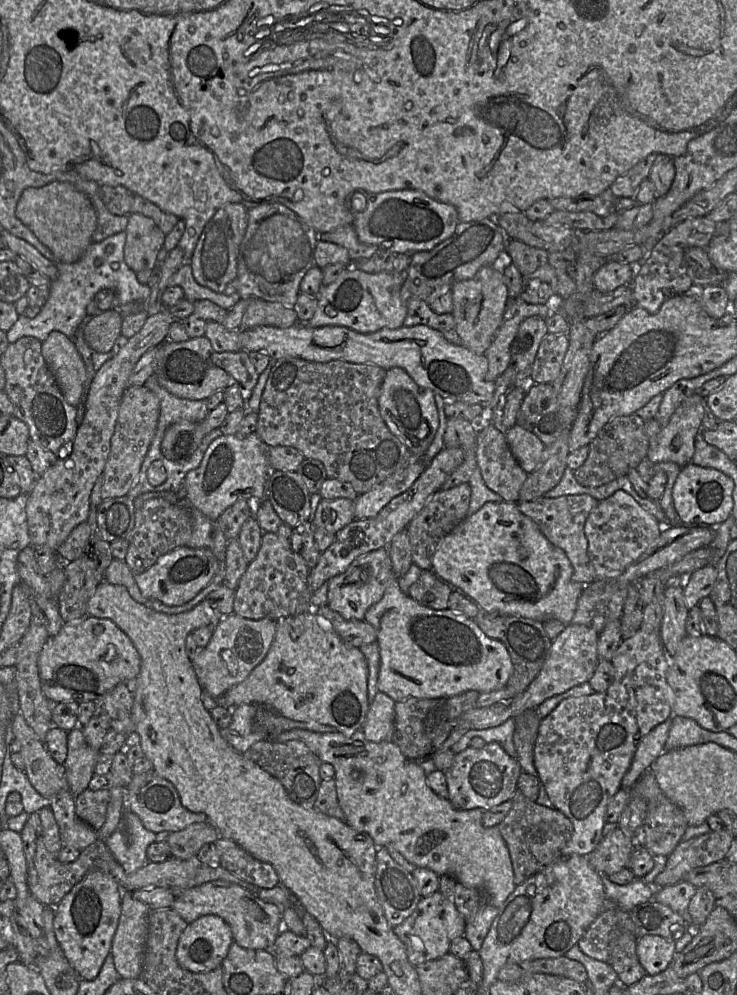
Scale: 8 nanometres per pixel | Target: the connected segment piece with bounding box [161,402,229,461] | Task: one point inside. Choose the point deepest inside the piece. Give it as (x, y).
(181, 439)

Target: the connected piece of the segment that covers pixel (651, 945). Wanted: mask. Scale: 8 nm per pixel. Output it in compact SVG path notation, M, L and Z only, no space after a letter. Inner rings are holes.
M645 935L638 938L637 956L648 975L656 975L666 970L673 962L676 941L659 935Z

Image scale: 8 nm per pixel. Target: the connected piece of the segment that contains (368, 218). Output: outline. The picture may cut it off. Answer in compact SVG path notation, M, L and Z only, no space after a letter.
M390 190L376 194L356 191L350 202L354 215L352 226L359 241L387 249L395 255L412 255L433 249L454 234L459 222L454 206L434 200L418 190Z

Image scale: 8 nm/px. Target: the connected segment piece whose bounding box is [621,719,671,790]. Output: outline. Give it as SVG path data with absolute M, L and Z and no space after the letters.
M671 720L654 727L638 743L629 770L622 779L621 788L630 790L642 773L650 768L651 764L664 751L665 743L671 727Z

